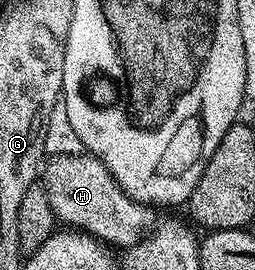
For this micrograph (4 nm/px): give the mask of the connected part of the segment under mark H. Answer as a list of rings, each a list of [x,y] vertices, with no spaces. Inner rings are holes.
[[[91,154],[79,155],[51,157],[43,165],[42,183],[46,198],[50,198],[50,210],[61,225],[86,232],[109,246],[120,250],[134,246],[156,227],[157,213],[127,196],[102,161]]]

